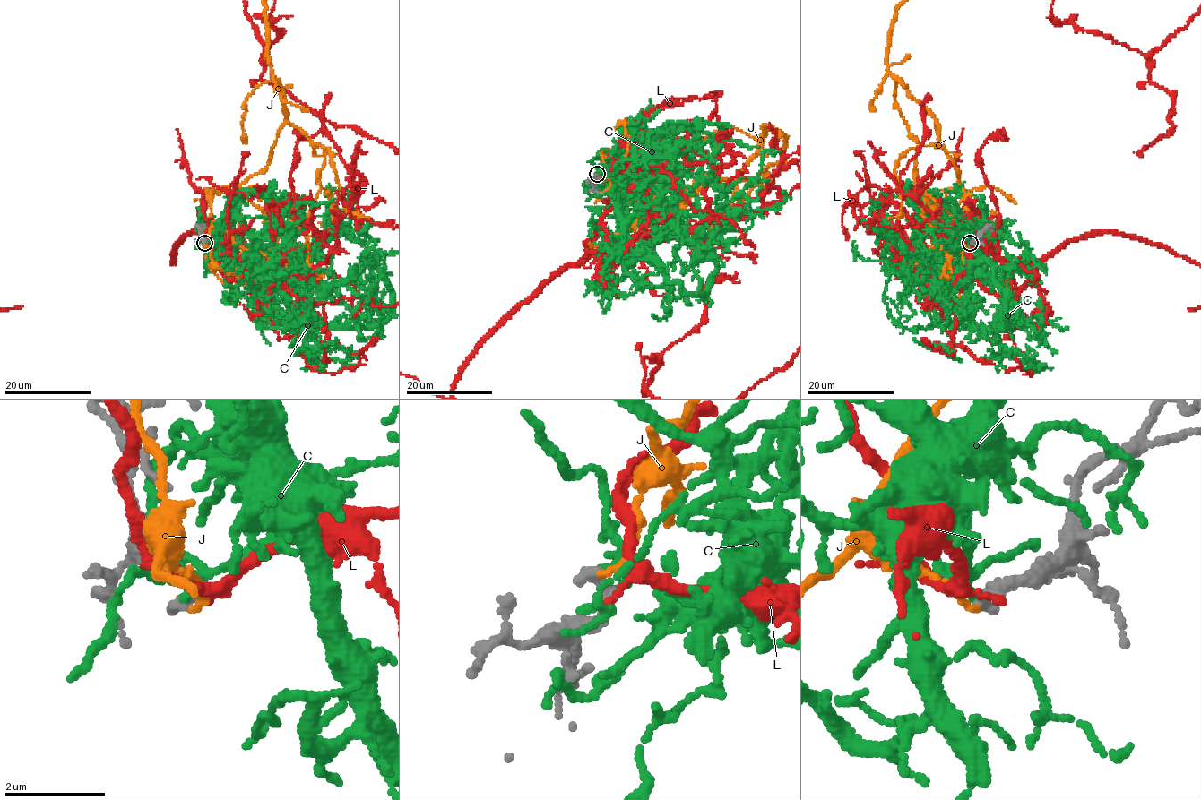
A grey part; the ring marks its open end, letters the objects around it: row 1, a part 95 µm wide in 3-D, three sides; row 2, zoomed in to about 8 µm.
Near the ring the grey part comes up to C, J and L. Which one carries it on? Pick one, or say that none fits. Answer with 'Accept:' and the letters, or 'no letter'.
Accept: no letter

